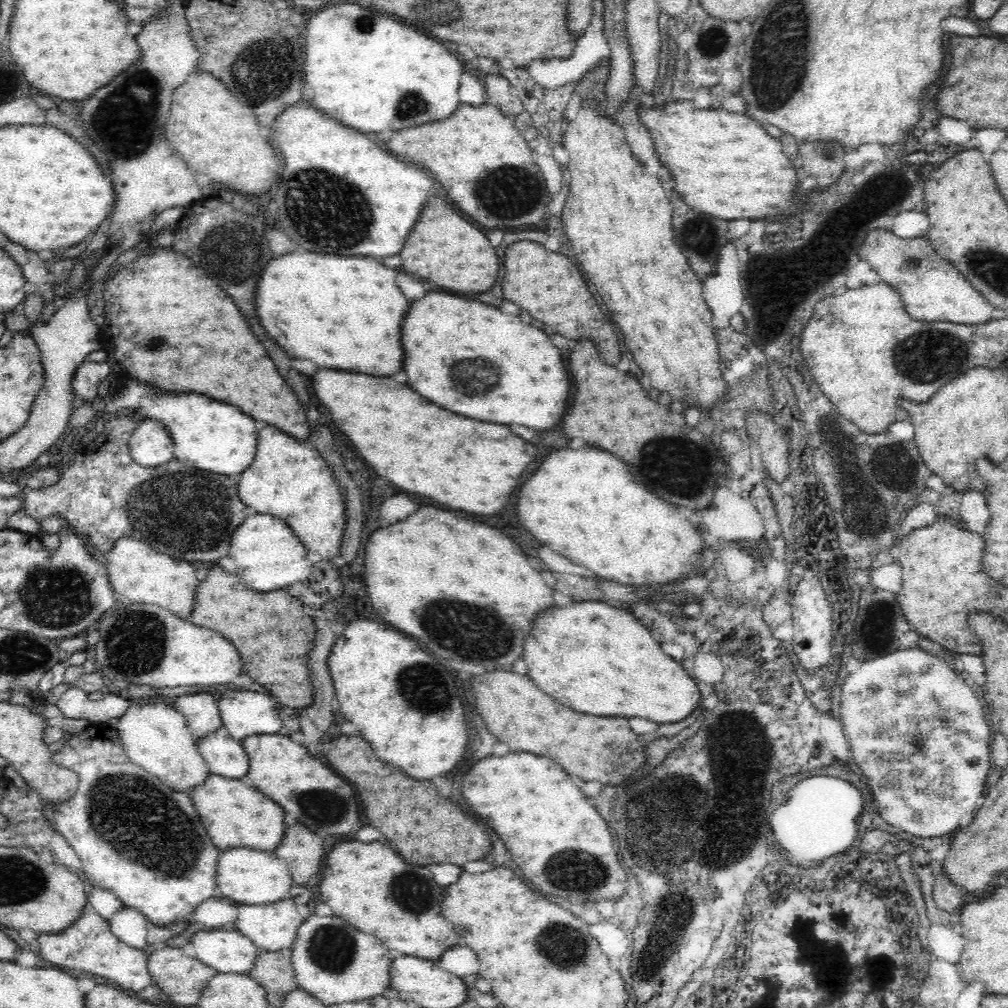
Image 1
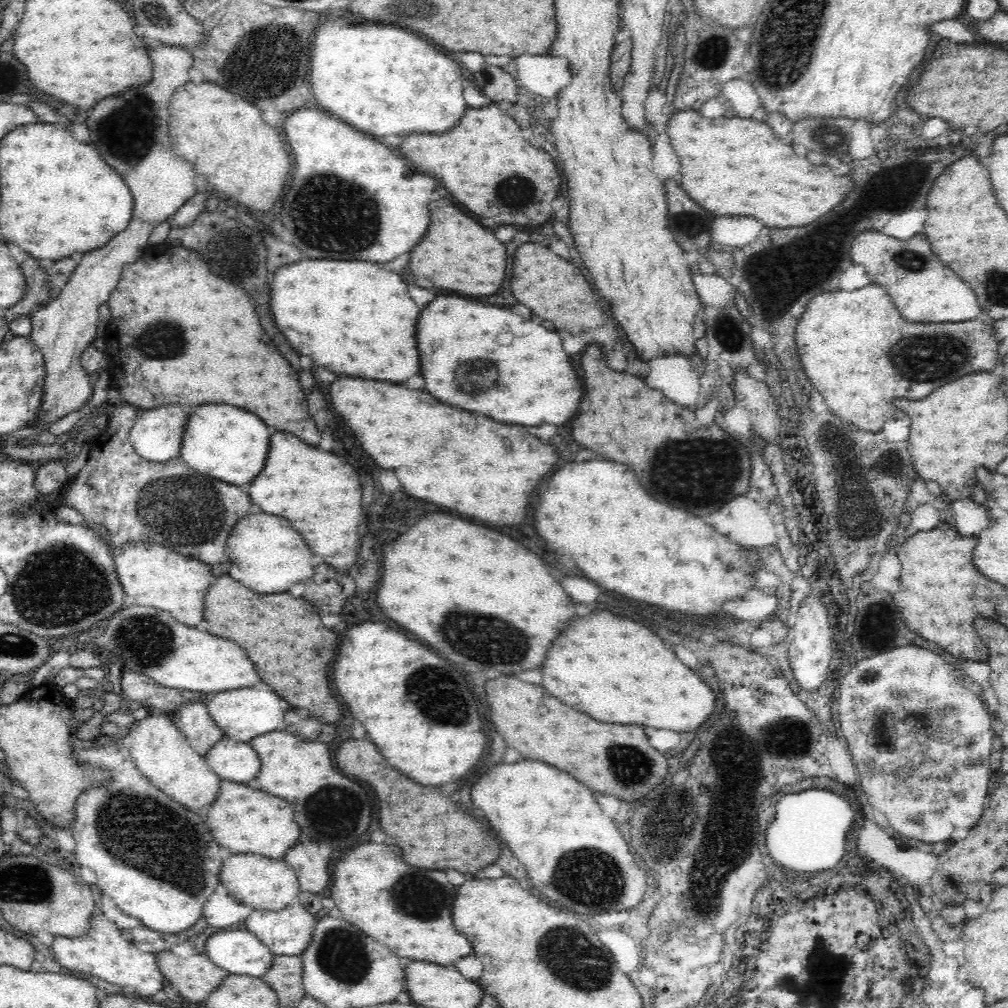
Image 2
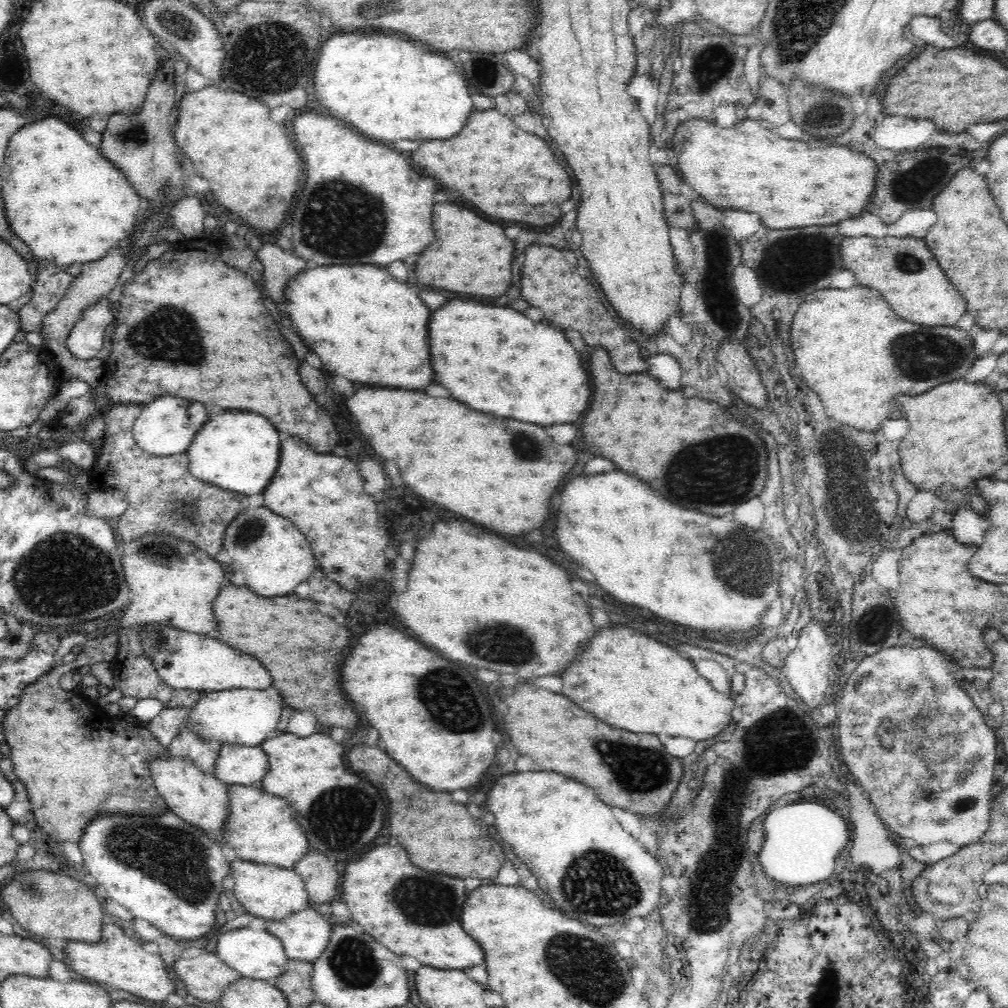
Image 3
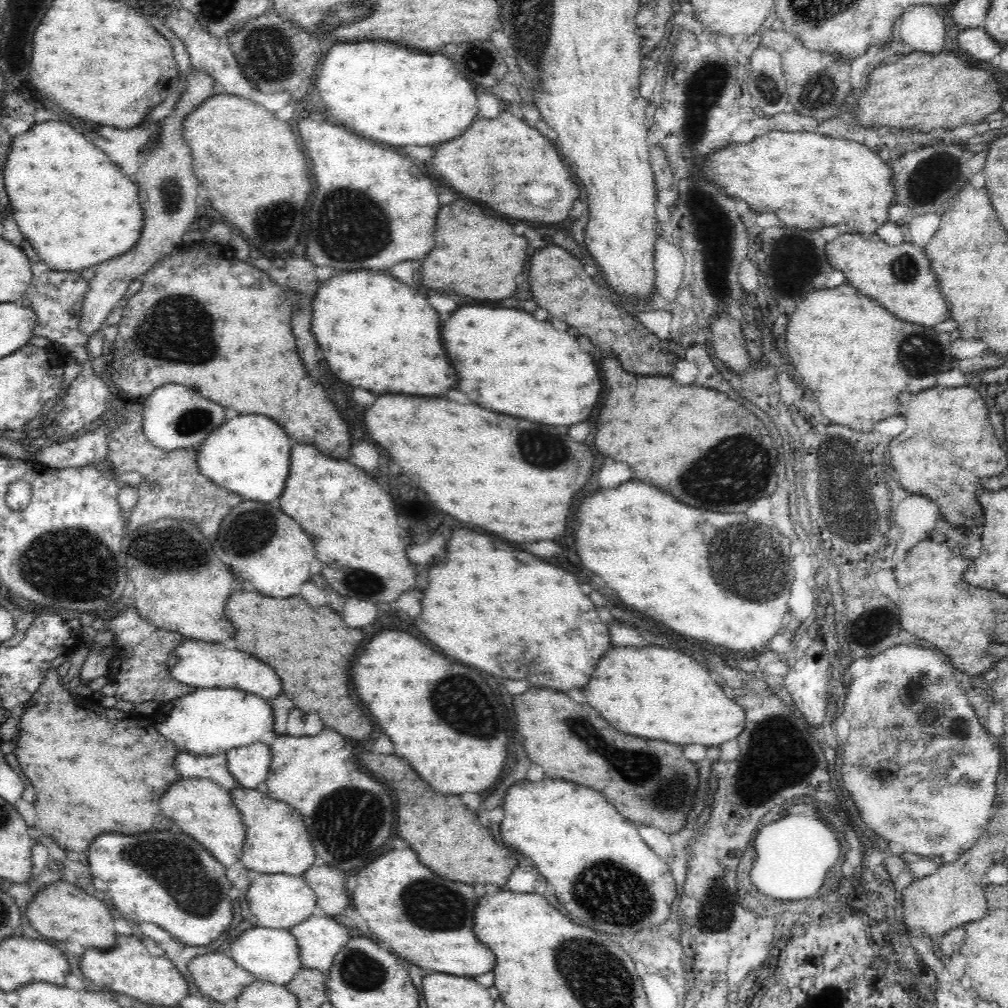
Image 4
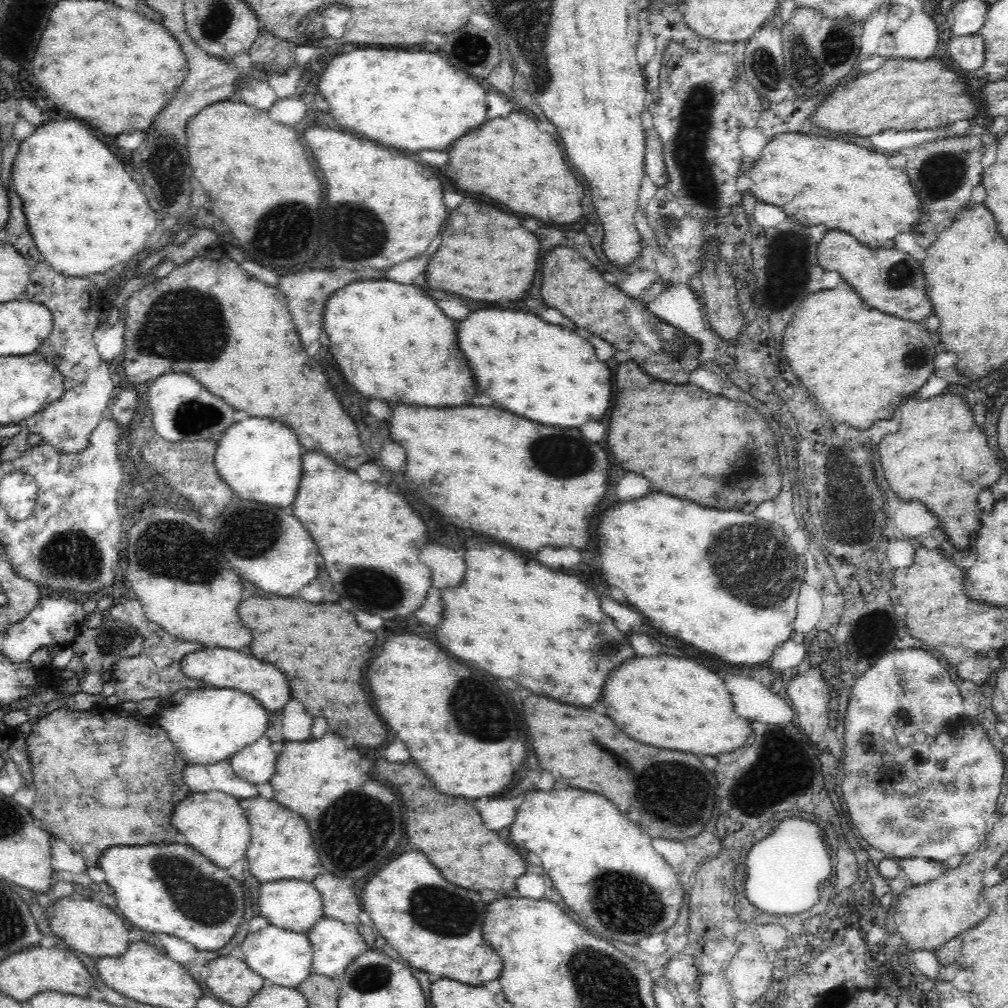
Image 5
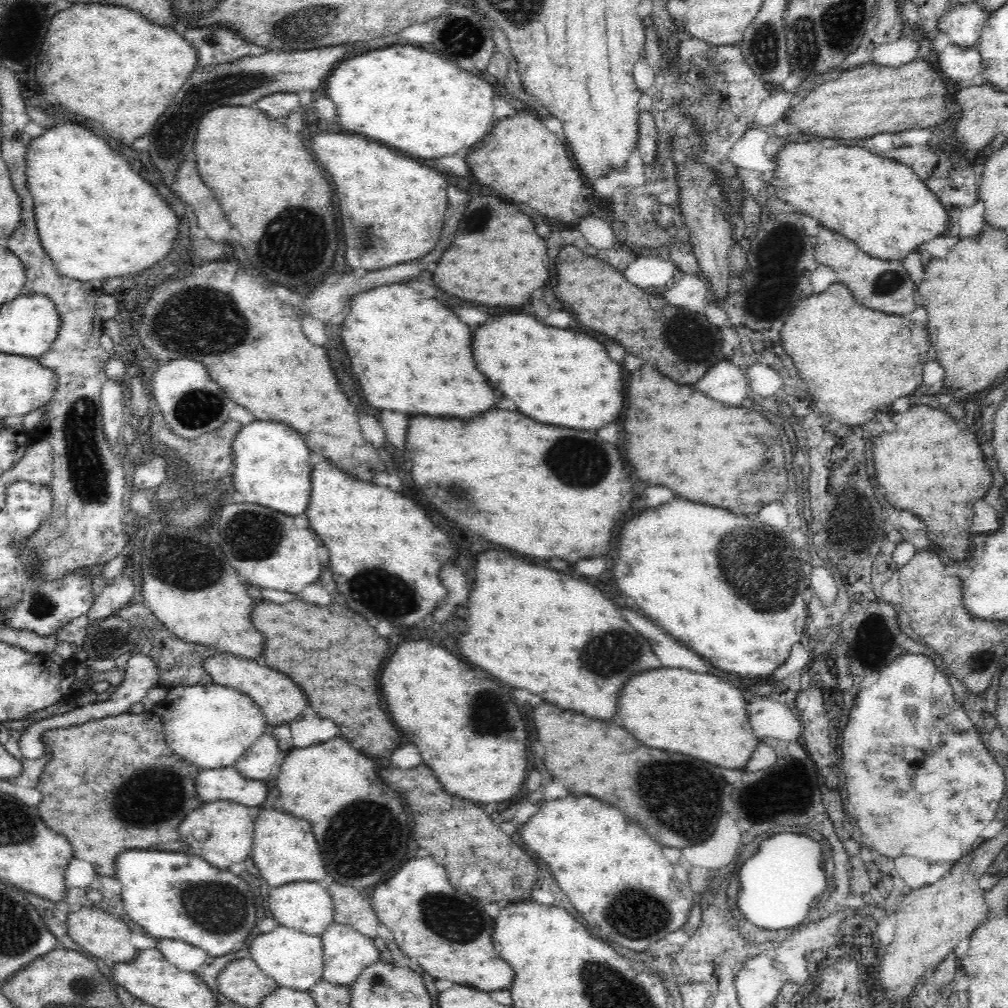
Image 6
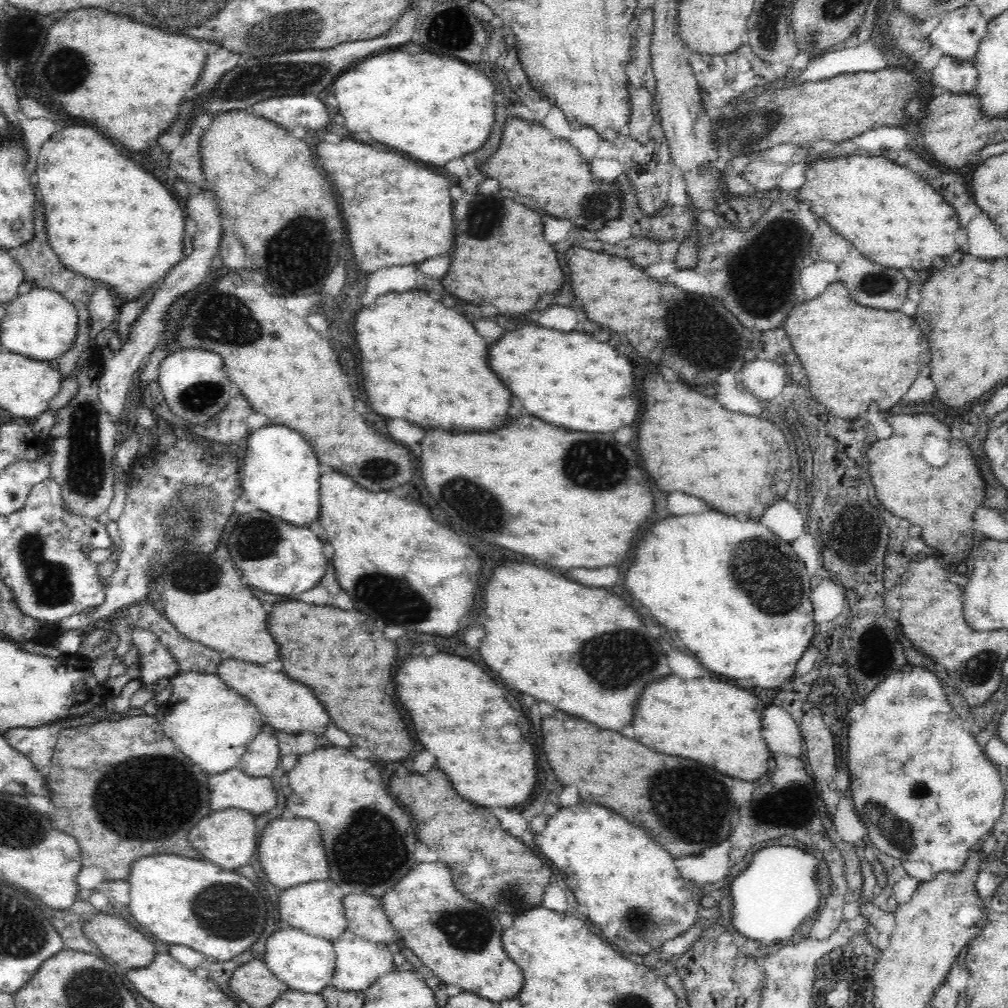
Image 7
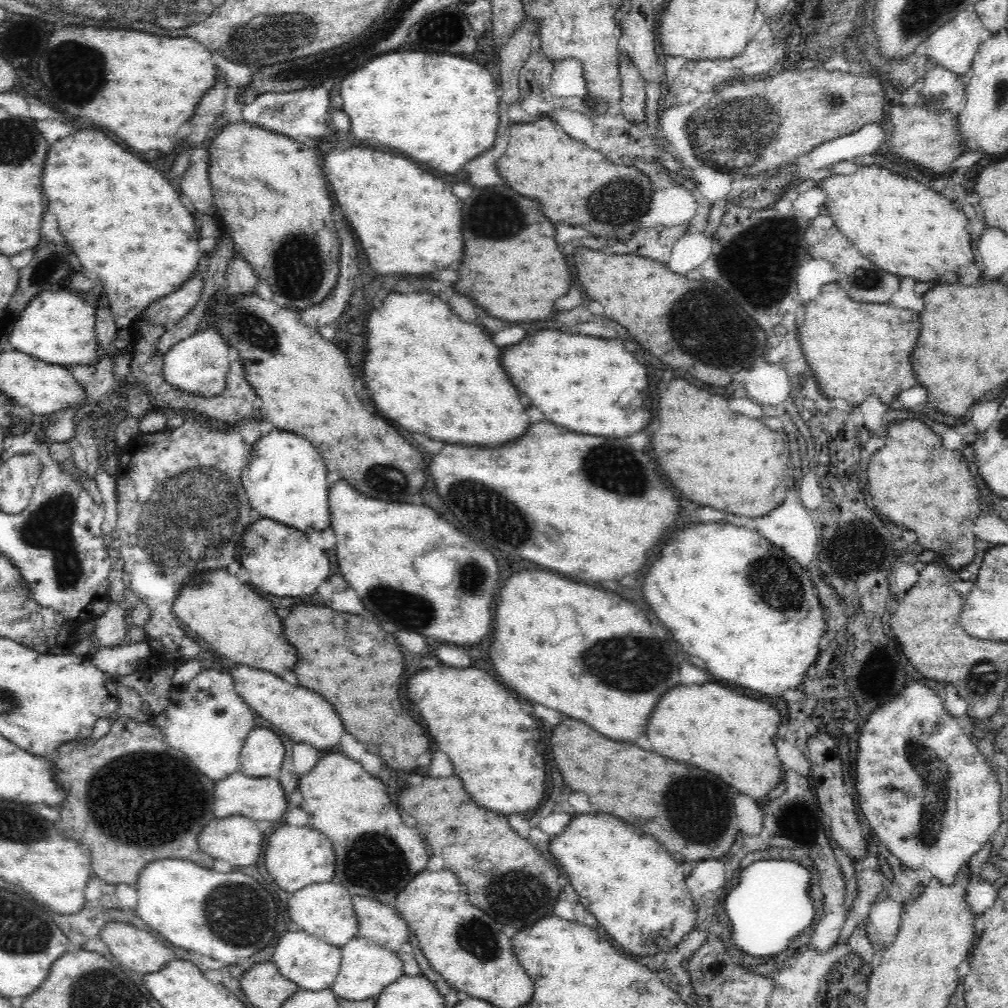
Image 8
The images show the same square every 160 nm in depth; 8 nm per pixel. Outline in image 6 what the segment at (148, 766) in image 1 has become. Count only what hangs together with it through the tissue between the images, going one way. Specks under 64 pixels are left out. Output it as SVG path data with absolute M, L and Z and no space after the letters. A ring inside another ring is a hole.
M226 800L204 803L178 824L178 832L196 856L202 856L216 868L228 868L236 862L249 861L254 834L252 813L248 807Z

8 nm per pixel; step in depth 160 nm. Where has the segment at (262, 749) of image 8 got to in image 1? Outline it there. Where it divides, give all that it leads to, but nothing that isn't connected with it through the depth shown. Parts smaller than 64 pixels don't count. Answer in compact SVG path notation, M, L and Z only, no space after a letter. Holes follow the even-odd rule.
M224 726L208 732L196 741L197 752L204 757L209 772L230 779L240 779L249 770L249 760L241 741L230 737Z

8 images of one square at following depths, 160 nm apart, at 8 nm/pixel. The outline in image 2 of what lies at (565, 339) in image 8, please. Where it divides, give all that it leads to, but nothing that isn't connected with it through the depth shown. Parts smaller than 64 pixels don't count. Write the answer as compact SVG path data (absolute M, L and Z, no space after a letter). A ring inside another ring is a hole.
M436 296L418 316L416 322L416 342L420 354L420 374L424 378L424 388L434 398L468 412L480 412L498 422L536 426L536 424L564 424L578 410L582 398L582 382L572 368L568 354L562 348L562 340L556 332L546 330L508 308L482 306L478 302L462 300L456 296ZM506 338L512 338L506 344ZM504 342L504 344L502 344ZM480 360L480 362L470 362ZM458 370L458 390L452 382ZM484 376L484 384L482 384ZM490 376L498 376L490 380Z

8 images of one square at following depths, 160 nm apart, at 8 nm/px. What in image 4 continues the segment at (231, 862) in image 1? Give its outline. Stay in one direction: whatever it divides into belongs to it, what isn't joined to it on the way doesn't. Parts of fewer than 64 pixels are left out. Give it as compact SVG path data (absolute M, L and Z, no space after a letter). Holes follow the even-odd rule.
M252 874L247 887L245 899L250 906L252 916L255 916L255 926L273 929L288 929L300 924L314 912L317 905L314 891L306 884L302 877L291 875Z

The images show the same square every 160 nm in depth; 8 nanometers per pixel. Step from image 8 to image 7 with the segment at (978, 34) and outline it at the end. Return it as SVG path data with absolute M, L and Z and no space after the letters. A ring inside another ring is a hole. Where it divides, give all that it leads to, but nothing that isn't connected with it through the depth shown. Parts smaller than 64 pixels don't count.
M969 3L945 13L928 38L943 54L957 61L972 60L985 34L987 20Z

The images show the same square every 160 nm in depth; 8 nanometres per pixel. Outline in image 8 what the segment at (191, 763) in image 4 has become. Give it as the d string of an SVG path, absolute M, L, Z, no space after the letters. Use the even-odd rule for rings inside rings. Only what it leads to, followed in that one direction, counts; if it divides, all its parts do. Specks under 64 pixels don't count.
M236 770L226 780L216 784L216 808L214 808L216 818L224 818L228 814L241 814L256 822L266 820L275 824L285 813L286 808L284 791L278 782L278 776L254 778L244 776L240 770Z

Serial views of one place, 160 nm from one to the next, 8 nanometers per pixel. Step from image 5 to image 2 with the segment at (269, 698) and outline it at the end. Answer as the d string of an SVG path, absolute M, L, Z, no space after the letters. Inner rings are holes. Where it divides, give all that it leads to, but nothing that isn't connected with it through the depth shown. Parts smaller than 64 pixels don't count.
M129 606L108 619L104 634L90 642L100 648L110 660L106 681L120 684L122 673L136 671L166 688L183 692L213 693L251 687L260 682L246 652L230 640L184 626L169 612L149 606Z

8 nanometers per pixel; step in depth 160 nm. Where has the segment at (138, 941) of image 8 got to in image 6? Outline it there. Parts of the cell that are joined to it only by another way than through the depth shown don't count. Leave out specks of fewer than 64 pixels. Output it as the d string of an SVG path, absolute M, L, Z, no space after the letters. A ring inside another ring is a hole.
M85 903L81 905L78 910L70 911L66 914L66 933L68 937L82 947L88 956L94 956L98 962L98 968L102 970L102 974L110 974L110 968L114 966L114 962L130 962L136 956L136 948L130 943L129 936L133 934L128 928L128 925L120 919L108 906L92 907Z

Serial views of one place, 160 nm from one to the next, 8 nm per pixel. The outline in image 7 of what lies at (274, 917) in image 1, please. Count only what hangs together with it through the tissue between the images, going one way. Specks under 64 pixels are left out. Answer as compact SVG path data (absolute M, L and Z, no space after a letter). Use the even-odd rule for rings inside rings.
M347 928L336 938L331 941L332 949L334 949L334 974L330 980L330 984L338 990L344 992L358 992L364 990L382 974L386 974L388 970L394 969L392 964L392 953L386 948L384 943L373 943L364 937L356 936Z

